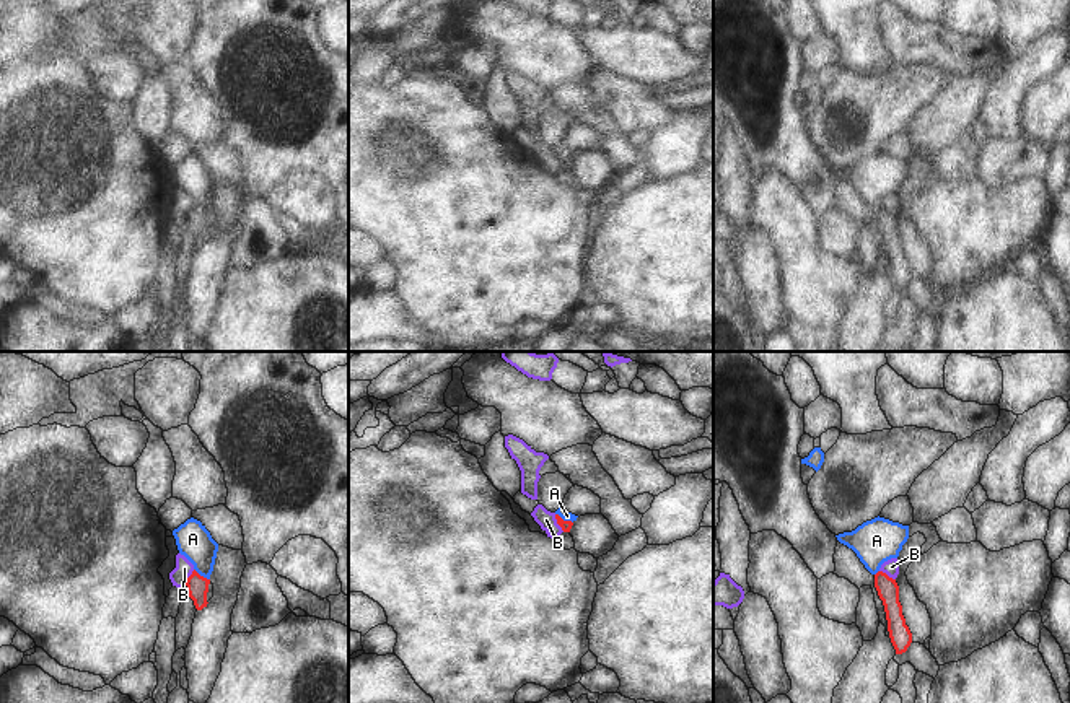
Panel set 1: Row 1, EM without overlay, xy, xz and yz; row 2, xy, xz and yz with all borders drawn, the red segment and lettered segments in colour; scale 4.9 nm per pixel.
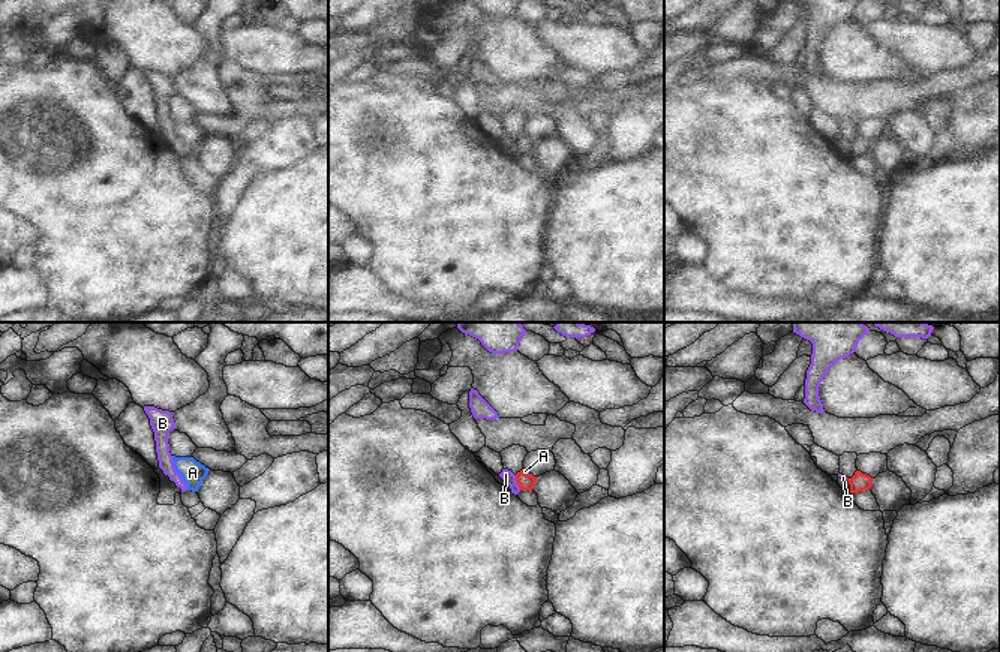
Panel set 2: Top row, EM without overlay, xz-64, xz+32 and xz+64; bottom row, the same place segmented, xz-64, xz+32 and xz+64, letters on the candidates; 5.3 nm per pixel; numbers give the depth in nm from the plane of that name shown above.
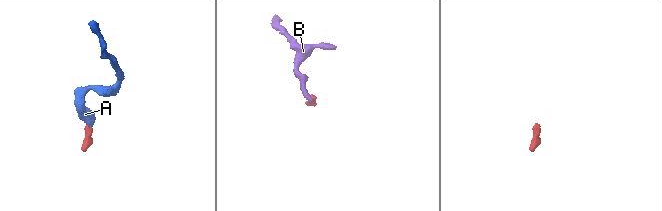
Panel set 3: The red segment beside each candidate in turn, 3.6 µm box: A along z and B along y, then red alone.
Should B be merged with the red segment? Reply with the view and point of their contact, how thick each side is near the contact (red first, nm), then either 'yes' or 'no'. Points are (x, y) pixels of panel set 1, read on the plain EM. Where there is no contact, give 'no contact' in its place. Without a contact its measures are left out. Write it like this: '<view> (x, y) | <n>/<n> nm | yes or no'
xz (557, 158) | 50/90 nm | no

